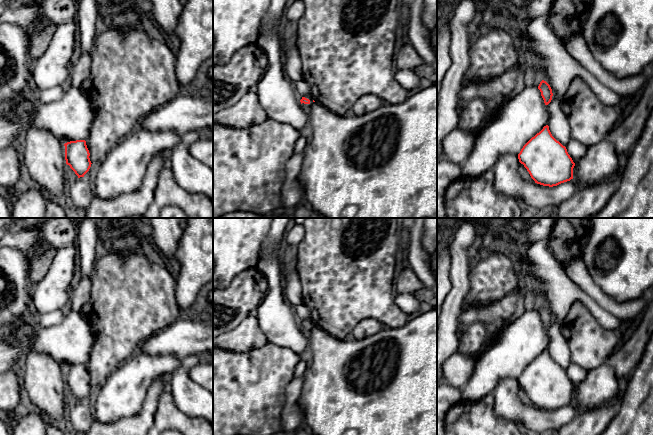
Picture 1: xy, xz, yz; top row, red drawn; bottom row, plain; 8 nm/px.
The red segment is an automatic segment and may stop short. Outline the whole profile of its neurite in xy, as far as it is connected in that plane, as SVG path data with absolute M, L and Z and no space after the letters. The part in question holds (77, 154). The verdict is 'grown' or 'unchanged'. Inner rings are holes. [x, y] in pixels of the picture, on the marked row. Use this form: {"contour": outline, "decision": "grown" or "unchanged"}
{"contour": "M85 140L70 141L64 144L66 164L80 177L89 171L91 167L90 153Z", "decision": "unchanged"}

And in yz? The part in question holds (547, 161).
{"contour": "M548 125L544 126L523 146L518 154L518 159L537 184L553 187L573 179L575 163L568 154L566 147L552 136Z", "decision": "unchanged"}

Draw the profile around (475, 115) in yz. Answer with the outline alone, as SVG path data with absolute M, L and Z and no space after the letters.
M482 98L473 99L466 104L458 102L457 110L461 111L457 128L473 132L476 137L499 112L499 110L491 110Z

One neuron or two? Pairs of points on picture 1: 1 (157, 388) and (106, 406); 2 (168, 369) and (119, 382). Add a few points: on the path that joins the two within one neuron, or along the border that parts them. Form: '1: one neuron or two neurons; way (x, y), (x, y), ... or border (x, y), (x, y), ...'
1: two neurons; border (162, 376), (150, 384), (136, 414)
2: one neuron; way (156, 369), (141, 369), (131, 379)

